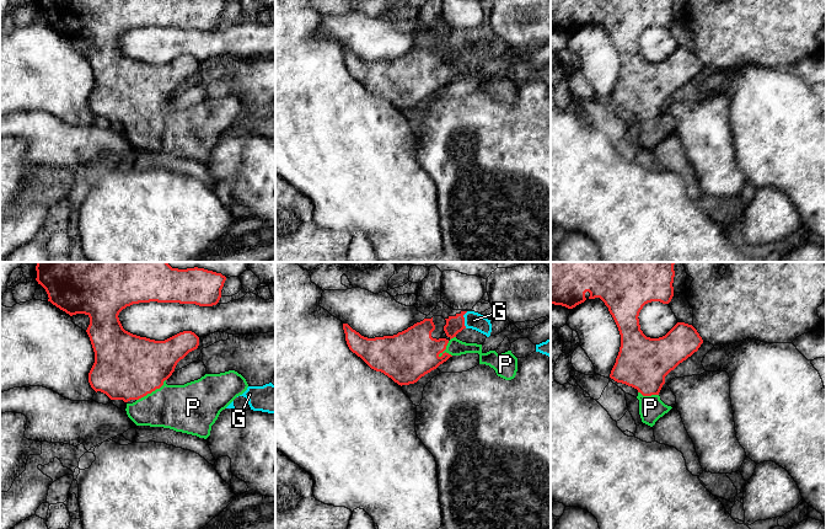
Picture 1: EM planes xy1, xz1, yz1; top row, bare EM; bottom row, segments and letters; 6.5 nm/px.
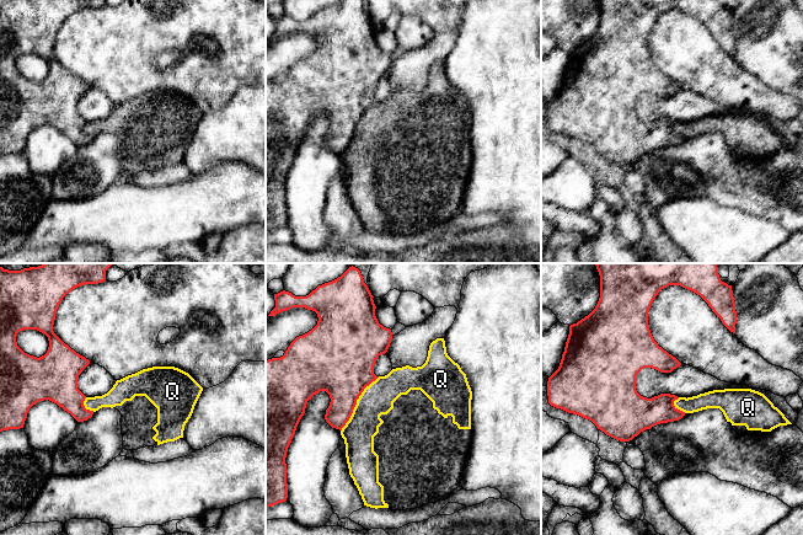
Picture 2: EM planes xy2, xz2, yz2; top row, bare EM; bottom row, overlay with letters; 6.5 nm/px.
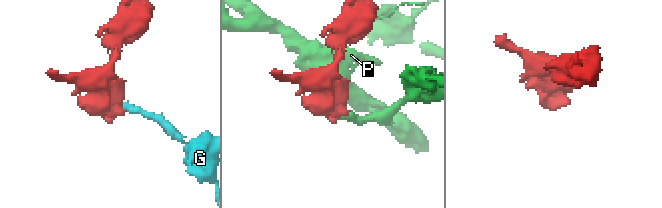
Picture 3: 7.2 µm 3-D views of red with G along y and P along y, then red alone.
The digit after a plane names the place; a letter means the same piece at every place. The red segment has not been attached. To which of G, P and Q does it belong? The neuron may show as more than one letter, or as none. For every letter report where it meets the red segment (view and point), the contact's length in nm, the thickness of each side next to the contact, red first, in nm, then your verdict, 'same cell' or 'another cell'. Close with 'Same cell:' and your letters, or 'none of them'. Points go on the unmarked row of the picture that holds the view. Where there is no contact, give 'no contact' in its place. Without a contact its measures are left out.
G: meets red in xz1 at (464, 44); contact 110 nm long; 110 nm thick on the red side, 110 nm on the other; another cell
P: meets red in xz1 at (446, 69); contact 180 nm long; 320 nm thick on the red side, 110 nm on the other; same cell
Q: meets red in xz2 at (356, 127); contact 440 nm long; 400 nm thick on the red side, 220 nm on the other; another cell
Same cell: P

